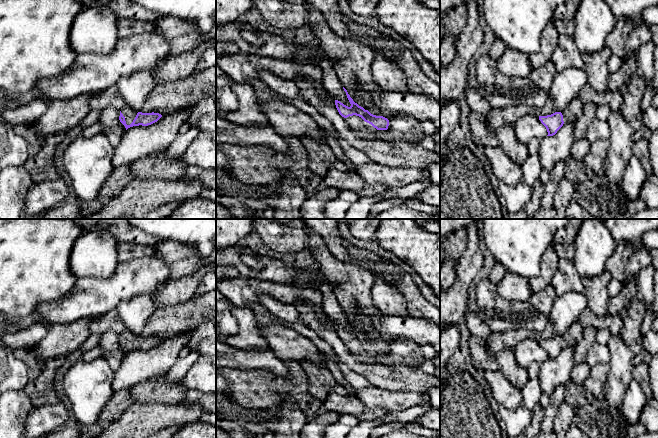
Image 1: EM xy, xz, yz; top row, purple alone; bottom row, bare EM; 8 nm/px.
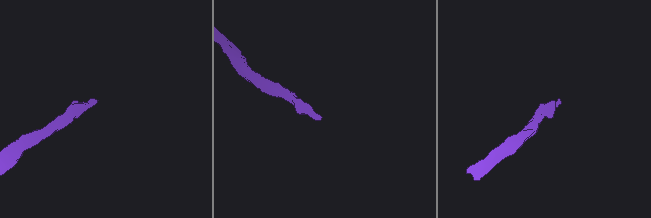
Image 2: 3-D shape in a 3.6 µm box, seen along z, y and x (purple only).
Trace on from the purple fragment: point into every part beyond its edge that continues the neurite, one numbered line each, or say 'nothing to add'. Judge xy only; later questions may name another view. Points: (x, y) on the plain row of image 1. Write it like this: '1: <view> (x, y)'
1: xy (129, 337)

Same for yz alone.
1: yz (574, 333)

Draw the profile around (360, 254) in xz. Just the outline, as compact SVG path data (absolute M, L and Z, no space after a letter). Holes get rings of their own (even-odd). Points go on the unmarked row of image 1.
M348 245L347 248L348 248L348 252L351 255L351 257L359 261L371 260L373 262L376 262L379 258L374 252L370 250L359 248L353 245Z

